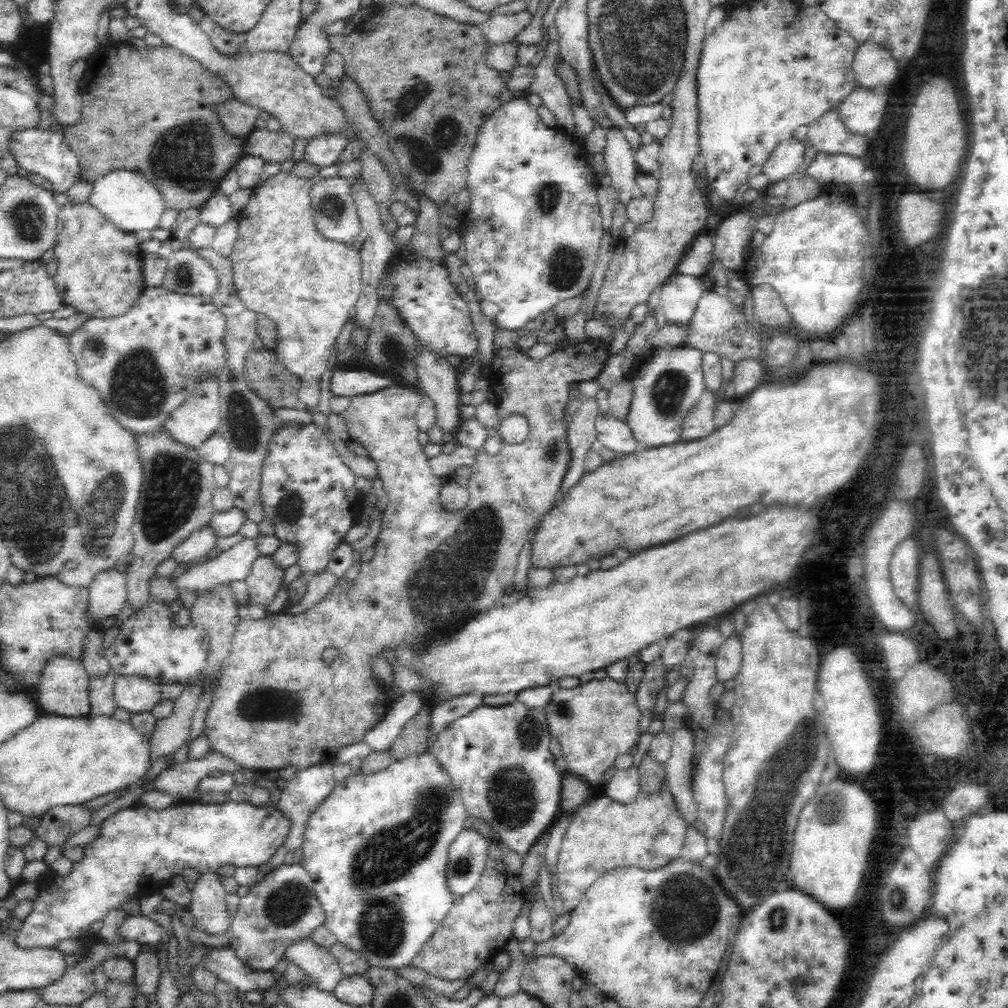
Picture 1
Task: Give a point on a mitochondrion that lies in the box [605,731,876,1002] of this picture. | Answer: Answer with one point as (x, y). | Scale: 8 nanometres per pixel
(685, 910)

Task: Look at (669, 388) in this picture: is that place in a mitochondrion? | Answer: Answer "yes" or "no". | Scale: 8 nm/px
yes

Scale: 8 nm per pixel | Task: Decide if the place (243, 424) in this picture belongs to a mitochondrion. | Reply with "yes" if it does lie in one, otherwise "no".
yes

